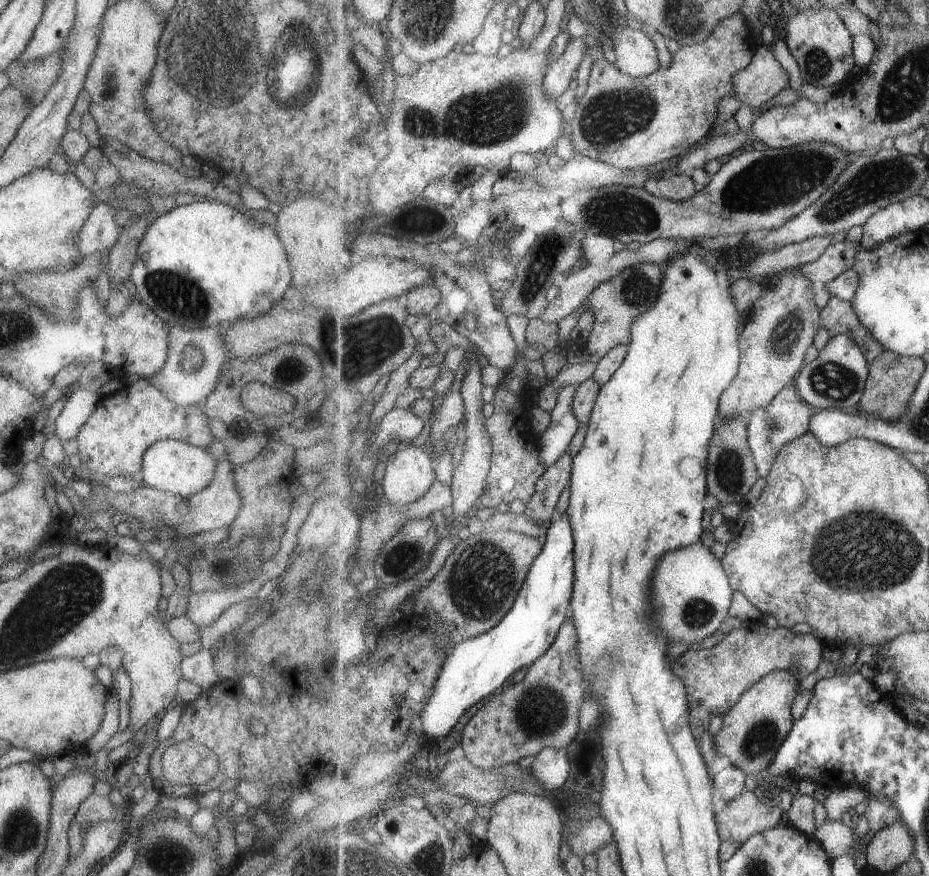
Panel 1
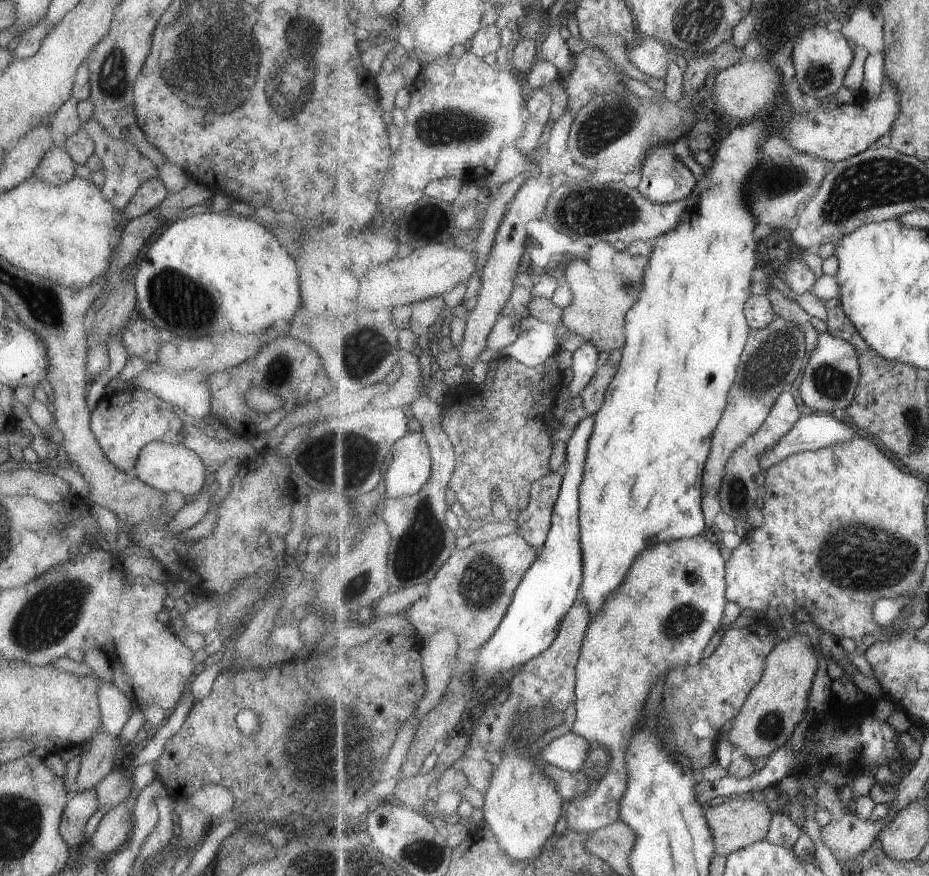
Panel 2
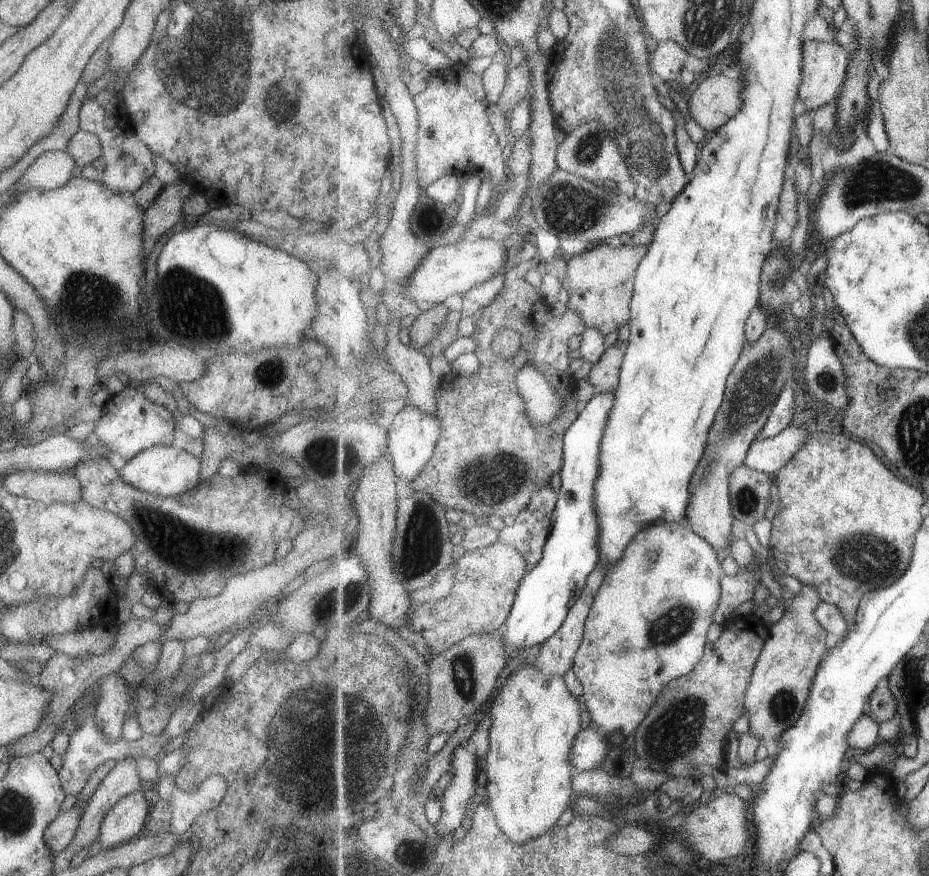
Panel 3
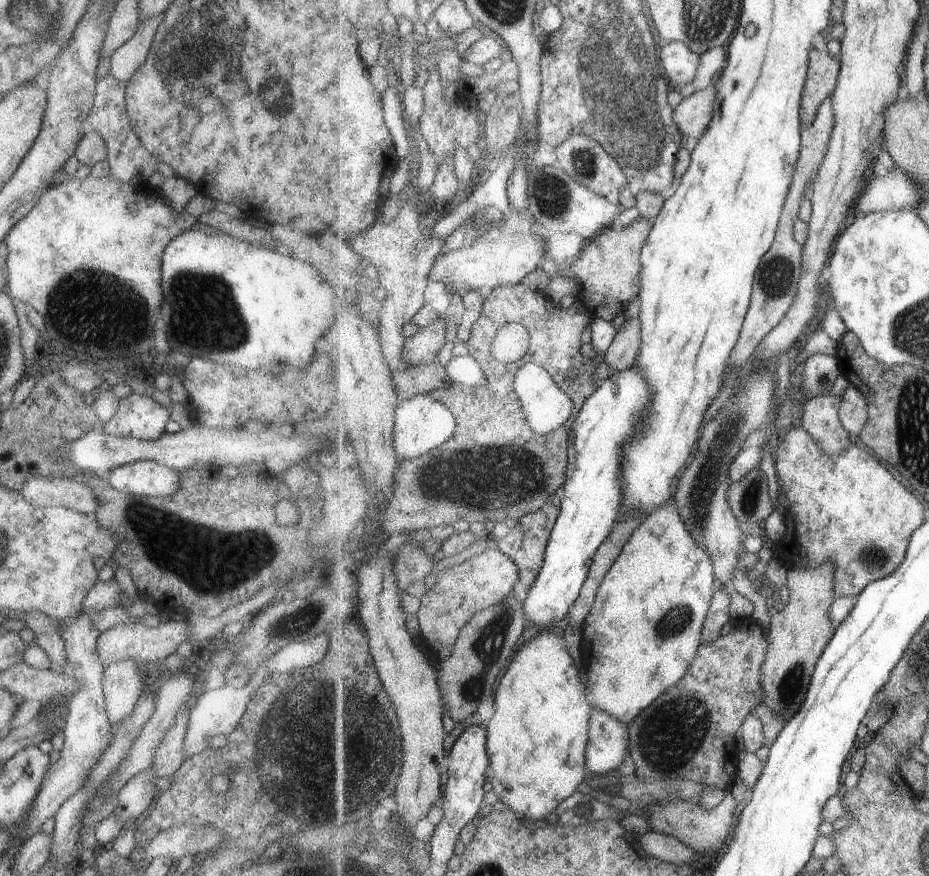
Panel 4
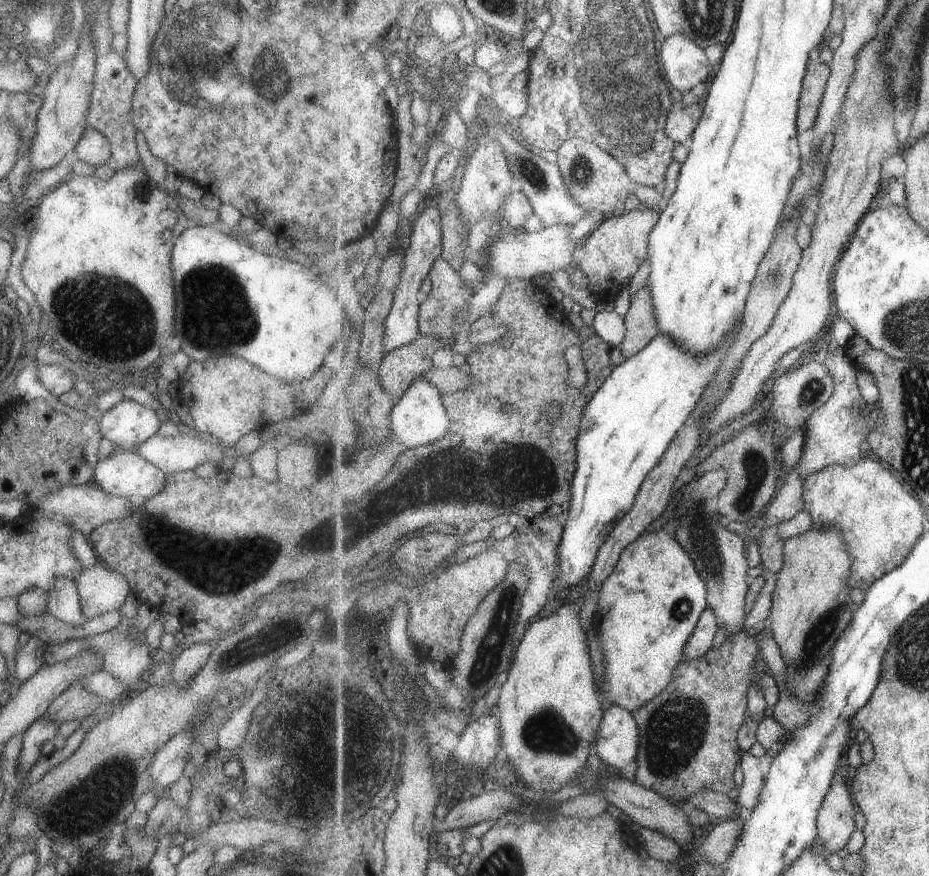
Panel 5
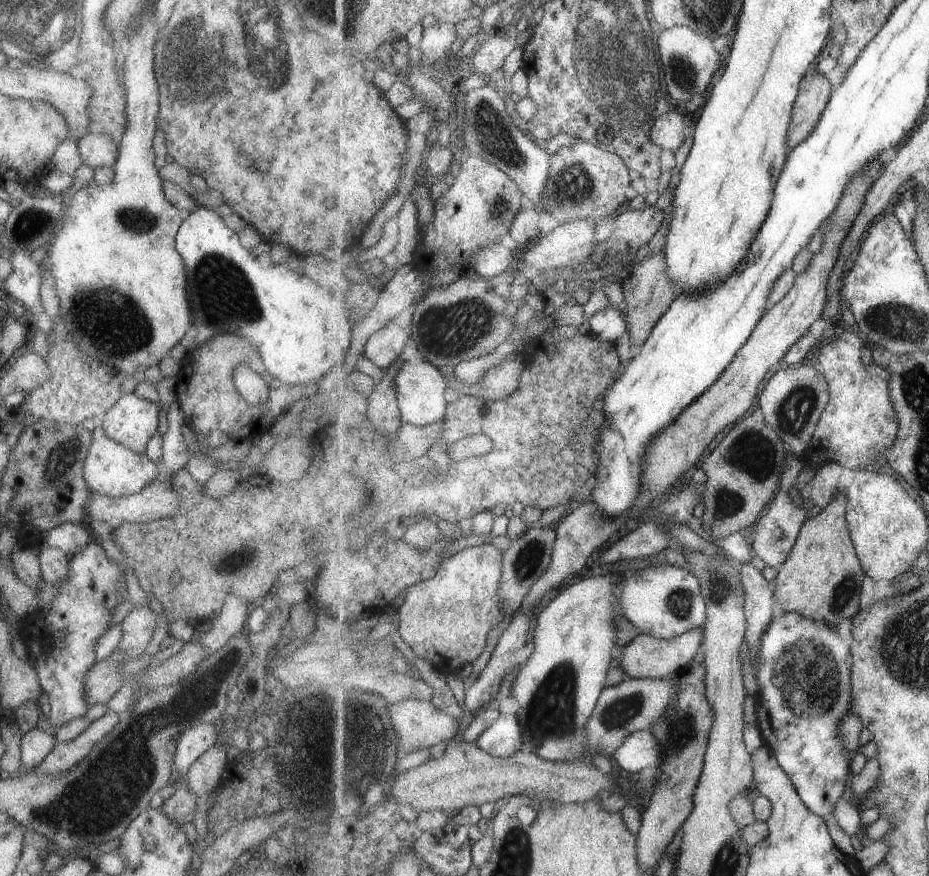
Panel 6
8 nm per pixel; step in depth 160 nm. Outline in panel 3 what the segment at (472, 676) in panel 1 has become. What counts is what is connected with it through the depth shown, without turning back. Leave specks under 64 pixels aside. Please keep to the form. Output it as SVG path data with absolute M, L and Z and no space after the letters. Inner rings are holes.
M596 393L581 408L577 420L564 439L564 465L558 503L553 513L552 531L544 546L541 562L526 574L518 588L514 607L503 626L504 639L510 648L523 648L546 642L566 622L571 607L583 594L591 572L600 561L600 520L596 511L596 483L601 468L600 453L604 431L616 394Z

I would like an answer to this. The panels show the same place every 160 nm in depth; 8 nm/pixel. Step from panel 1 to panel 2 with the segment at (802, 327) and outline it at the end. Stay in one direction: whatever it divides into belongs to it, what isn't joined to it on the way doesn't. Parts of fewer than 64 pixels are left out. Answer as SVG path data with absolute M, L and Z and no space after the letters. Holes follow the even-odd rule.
M776 314L769 326L750 330L746 350L738 366L738 375L729 392L728 405L716 428L706 462L703 482L711 495L718 497L731 456L763 426L779 396L789 389L791 382L795 382L801 370L806 368L808 358L806 336L799 324Z

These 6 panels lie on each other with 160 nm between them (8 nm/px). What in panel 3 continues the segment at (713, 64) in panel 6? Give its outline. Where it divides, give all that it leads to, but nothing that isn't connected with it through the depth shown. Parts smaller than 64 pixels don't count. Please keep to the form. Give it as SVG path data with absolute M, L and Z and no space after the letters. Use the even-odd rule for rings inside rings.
M675 41L659 42L659 45L650 56L653 74L659 76L667 85L678 86L681 68L689 56L686 48Z

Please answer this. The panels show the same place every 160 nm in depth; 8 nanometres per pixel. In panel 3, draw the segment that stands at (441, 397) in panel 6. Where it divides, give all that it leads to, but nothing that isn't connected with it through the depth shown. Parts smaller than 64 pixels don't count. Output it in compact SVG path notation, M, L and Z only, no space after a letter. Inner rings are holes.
M406 404L396 414L389 429L389 452L393 456L392 461L396 468L397 476L399 480L410 484L411 481L422 475L424 468L430 462L439 441L442 439L442 418L438 414L422 411L415 405Z

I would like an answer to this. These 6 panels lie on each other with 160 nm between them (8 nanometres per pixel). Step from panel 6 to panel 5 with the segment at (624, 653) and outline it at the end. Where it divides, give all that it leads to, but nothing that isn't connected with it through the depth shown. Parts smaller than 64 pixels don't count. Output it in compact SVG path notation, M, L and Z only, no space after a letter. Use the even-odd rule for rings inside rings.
M707 607L699 619L698 626L695 627L690 639L682 650L681 662L699 660L712 649L713 640L717 636L720 627L720 620L711 607Z

